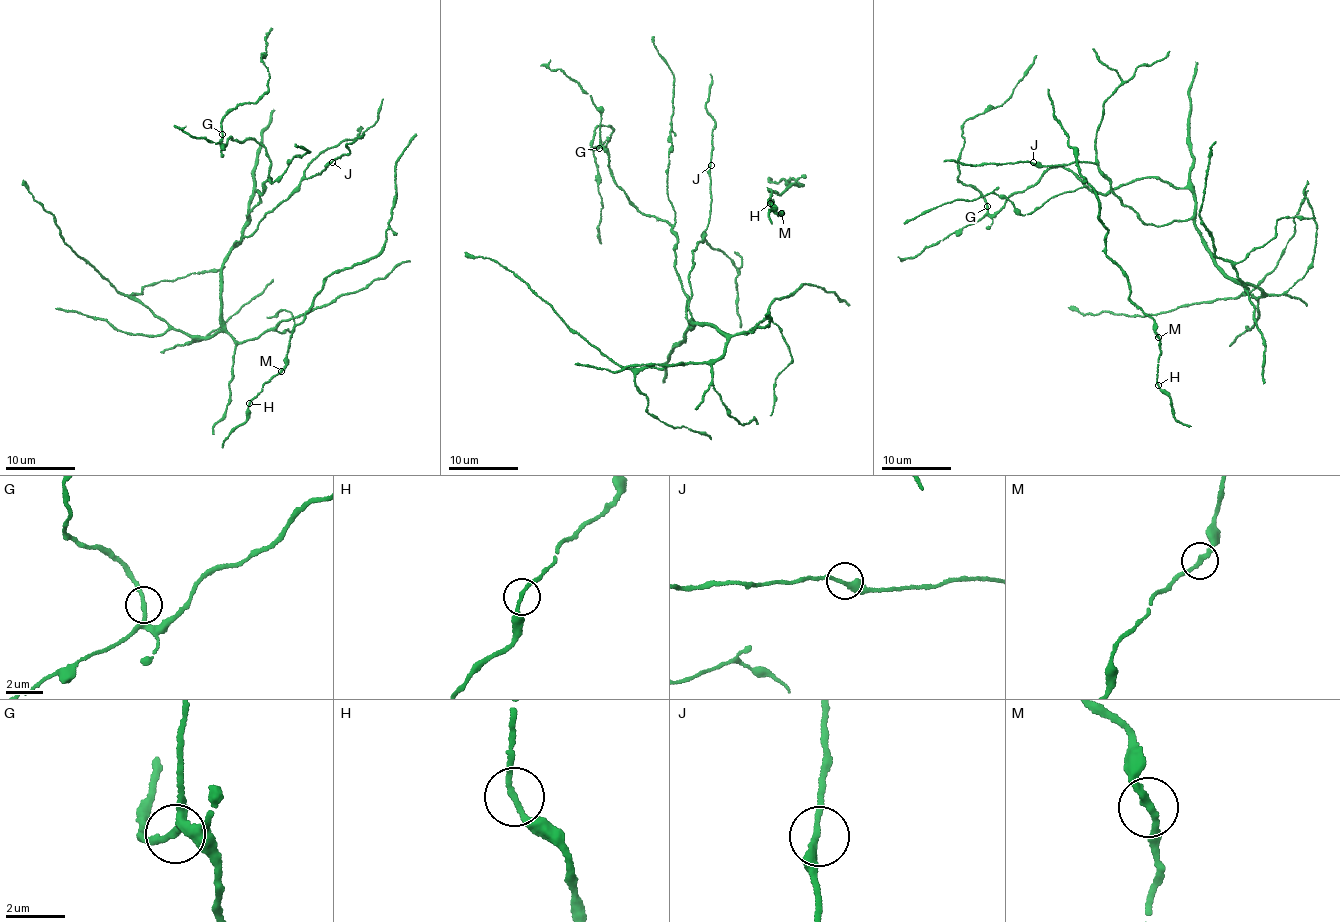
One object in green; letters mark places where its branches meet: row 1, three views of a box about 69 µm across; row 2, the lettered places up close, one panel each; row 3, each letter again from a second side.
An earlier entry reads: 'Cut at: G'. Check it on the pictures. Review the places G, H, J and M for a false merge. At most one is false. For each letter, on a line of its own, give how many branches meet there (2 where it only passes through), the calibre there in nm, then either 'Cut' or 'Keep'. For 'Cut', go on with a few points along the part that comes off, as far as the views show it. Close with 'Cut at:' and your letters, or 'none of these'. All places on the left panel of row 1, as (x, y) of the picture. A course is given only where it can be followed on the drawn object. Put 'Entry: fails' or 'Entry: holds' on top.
Entry: fails
G: Branches: 2. Thickness 200 nm. Keep
H: Branches: 2. Thickness 190 nm. Keep
J: Branches: 2. Thickness 240 nm. Keep
M: Branches: 2. Thickness 240 nm. Keep
Cut at: none of these

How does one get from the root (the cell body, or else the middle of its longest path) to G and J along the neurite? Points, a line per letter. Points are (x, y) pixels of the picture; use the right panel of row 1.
G: (1139, 218), (1159, 226), (1185, 221), (1194, 198), (1151, 177), (1093, 191), (1057, 166), (994, 214), (987, 207)
J: (1139, 218), (1133, 209), (1121, 205), (1107, 177), (1100, 175), (1095, 164), (1078, 160), (1056, 165), (1033, 162)

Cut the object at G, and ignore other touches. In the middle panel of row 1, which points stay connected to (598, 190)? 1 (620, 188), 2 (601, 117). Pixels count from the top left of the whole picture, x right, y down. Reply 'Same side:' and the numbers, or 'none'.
Same side: none

